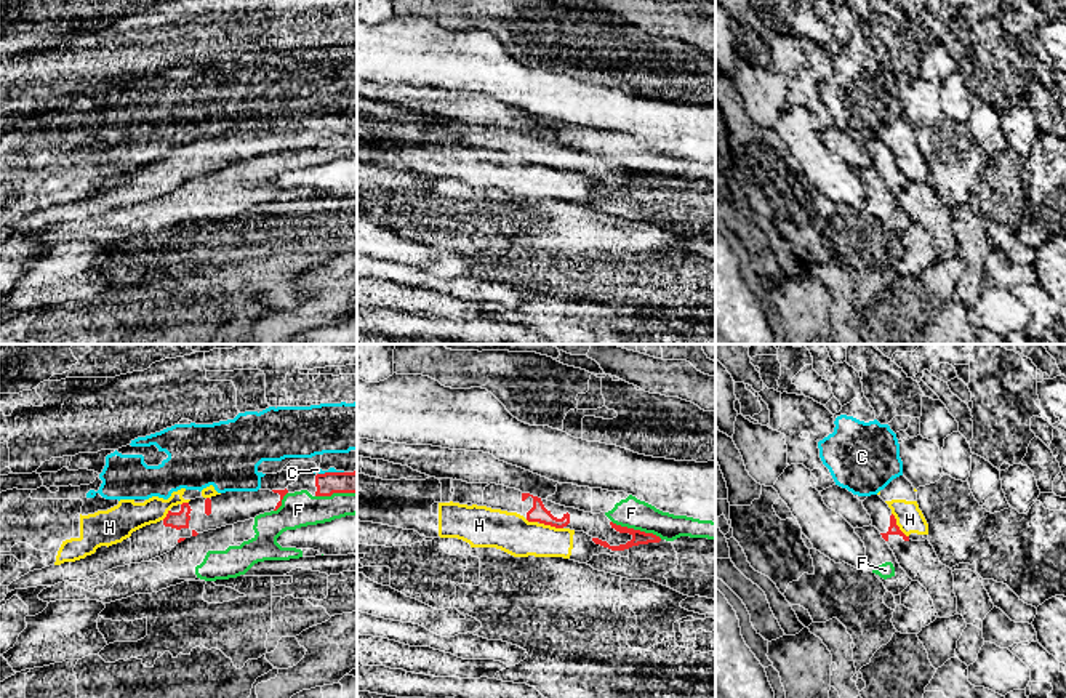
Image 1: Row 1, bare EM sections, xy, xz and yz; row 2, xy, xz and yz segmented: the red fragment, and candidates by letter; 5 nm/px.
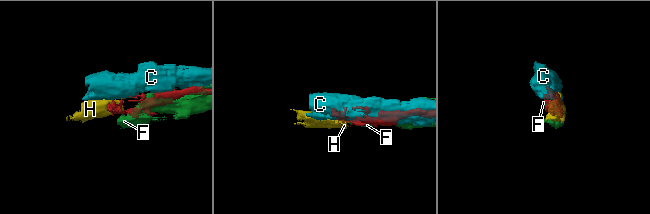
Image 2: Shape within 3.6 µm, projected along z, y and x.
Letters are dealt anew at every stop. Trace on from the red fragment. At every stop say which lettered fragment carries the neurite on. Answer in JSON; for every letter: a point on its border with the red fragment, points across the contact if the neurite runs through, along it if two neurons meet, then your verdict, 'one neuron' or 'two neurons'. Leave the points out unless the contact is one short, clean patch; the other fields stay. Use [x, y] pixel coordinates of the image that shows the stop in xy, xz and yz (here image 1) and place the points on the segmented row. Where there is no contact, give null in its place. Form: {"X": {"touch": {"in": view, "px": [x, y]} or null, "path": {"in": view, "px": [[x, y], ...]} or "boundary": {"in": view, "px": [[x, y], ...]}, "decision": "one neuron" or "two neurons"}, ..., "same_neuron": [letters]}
{"C": {"touch": {"in": "xy", "px": [330, 473]}, "decision": "two neurons"}, "F": {"touch": {"in": "xz", "px": [637, 530]}, "decision": "one neuron"}, "H": {"touch": {"in": "yz", "px": [897, 525]}, "boundary": {"in": "yz", "px": [[892, 513], [897, 525], [908, 537]]}, "decision": "two neurons"}, "same_neuron": ["F"]}

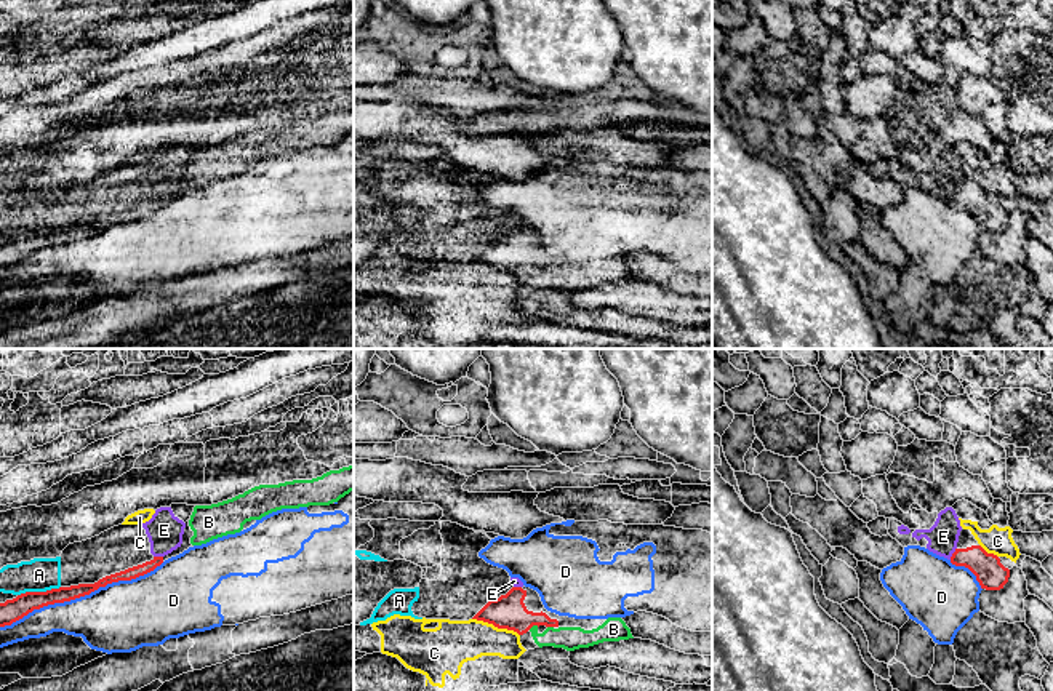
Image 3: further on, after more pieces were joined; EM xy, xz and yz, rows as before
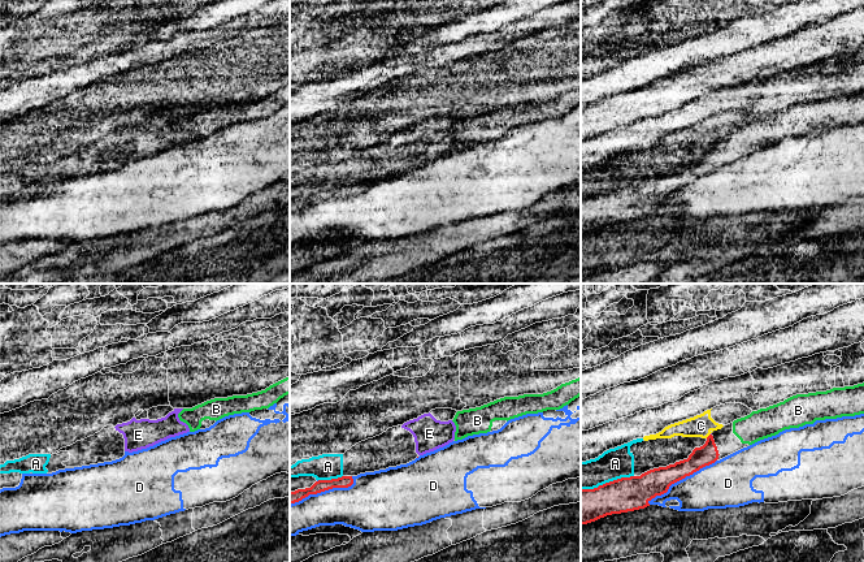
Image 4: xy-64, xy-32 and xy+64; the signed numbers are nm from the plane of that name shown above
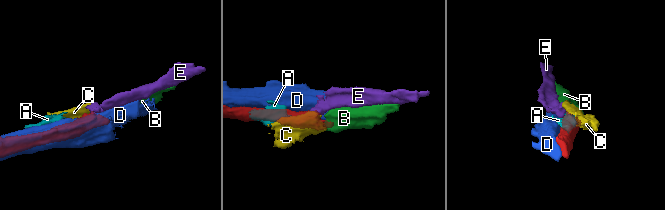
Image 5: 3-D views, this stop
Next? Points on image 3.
{"A": {"touch": {"in": "xy", "px": [39, 592]}, "decision": "two neurons"}, "B": {"touch": {"in": "xz", "px": [533, 624]}, "path": {"in": "xz", "px": [[508, 611], [533, 624], [540, 637], [570, 639]]}, "decision": "one neuron"}, "C": {"touch": {"in": "xz", "px": [496, 626]}, "boundary": {"in": "xz", "px": [[472, 618], [512, 629], [519, 635]]}, "decision": "two neurons"}, "D": {"touch": {"in": "xy", "px": [82, 595]}, "decision": "two neurons"}, "E": {"touch": {"in": "yz", "px": [952, 554]}, "boundary": {"in": "yz", "px": [[956, 547], [949, 559]]}, "decision": "two neurons"}, "same_neuron": ["B"]}

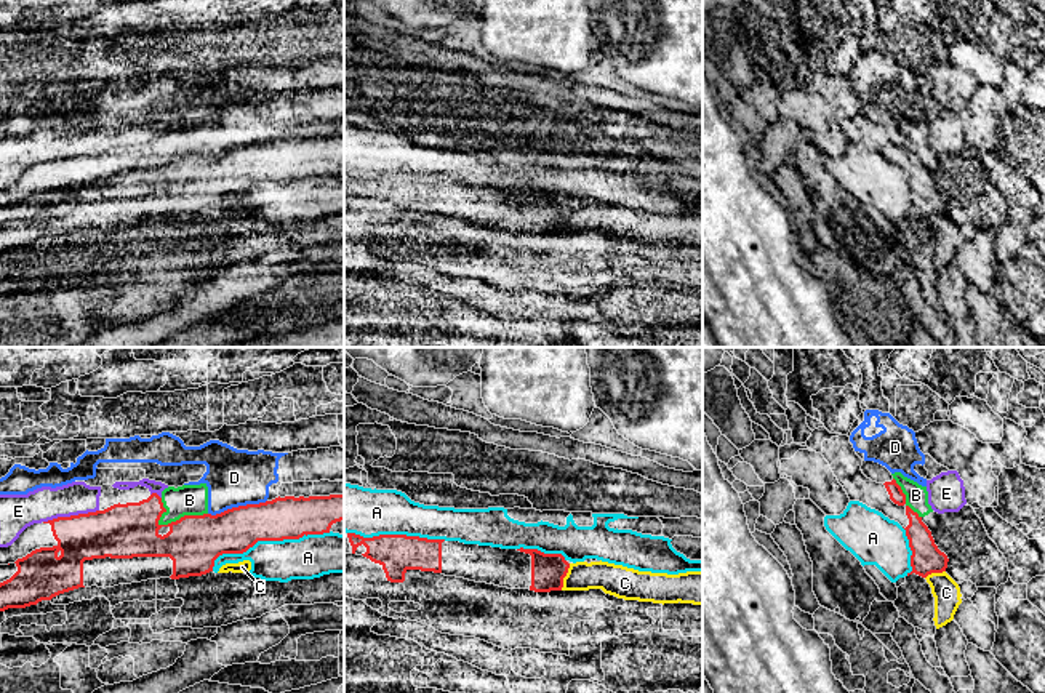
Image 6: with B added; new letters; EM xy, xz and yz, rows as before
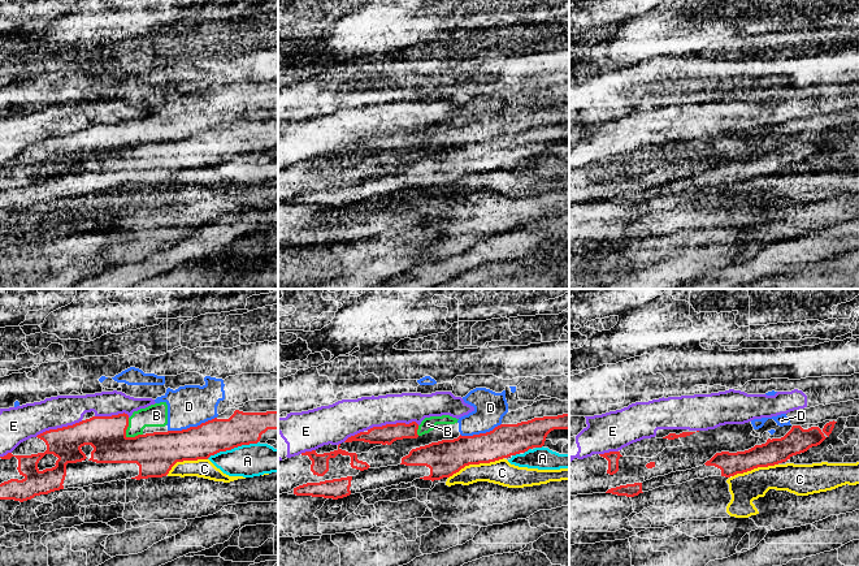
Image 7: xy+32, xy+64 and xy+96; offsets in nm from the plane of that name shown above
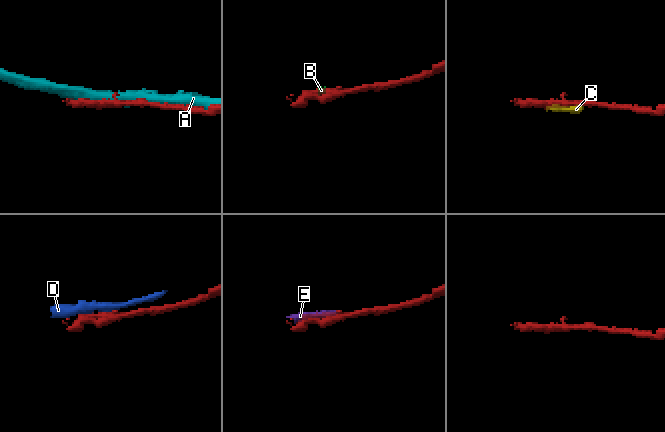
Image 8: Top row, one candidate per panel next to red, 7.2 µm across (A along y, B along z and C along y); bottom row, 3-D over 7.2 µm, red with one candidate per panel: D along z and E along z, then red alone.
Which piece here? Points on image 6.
{"A": {"touch": {"in": "xy", "px": [268, 540]}, "decision": "two neurons"}, "B": {"touch": {"in": "xy", "px": [181, 517]}, "boundary": {"in": "xy", "px": [[207, 512], [157, 524]]}, "decision": "two neurons"}, "C": {"touch": {"in": "xz", "px": [565, 575]}, "boundary": {"in": "xz", "px": [[570, 564], [560, 589]]}, "decision": "two neurons"}, "D": {"touch": {"in": "xy", "px": [239, 506]}, "boundary": {"in": "xy", "px": [[266, 500], [208, 514]]}, "decision": "two neurons"}, "E": {"touch": {"in": "xy", "px": [71, 516]}, "decision": "two neurons"}, "same_neuron": []}

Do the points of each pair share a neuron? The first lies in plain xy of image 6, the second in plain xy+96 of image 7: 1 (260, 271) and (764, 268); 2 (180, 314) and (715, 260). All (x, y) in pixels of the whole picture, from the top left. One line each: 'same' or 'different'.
1: different
2: different

